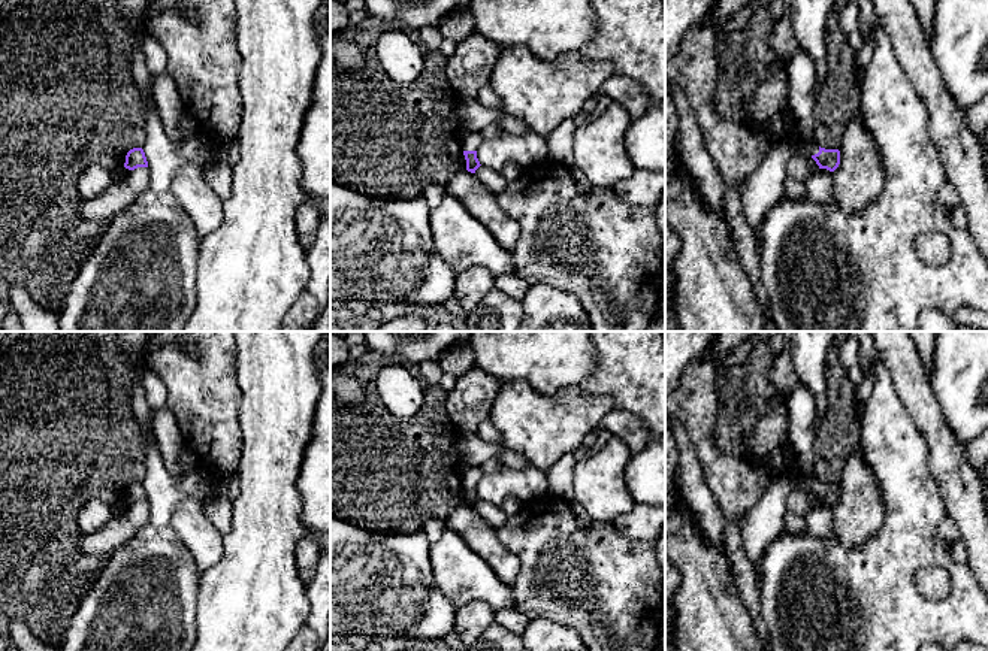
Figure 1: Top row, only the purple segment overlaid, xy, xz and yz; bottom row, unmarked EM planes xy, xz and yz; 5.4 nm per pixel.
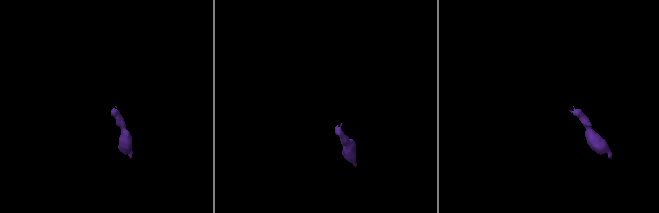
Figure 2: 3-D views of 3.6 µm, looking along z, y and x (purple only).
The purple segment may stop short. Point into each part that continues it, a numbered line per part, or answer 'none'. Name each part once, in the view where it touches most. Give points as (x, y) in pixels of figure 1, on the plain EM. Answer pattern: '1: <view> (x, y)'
1: xz (471, 477)

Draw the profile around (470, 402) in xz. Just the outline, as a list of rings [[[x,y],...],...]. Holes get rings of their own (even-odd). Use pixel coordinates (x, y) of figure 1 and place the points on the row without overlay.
[[[478,367],[456,378],[454,388],[447,394],[445,411],[460,433],[475,433],[478,426],[490,417],[492,403],[501,387],[502,382],[498,378],[487,375]]]

